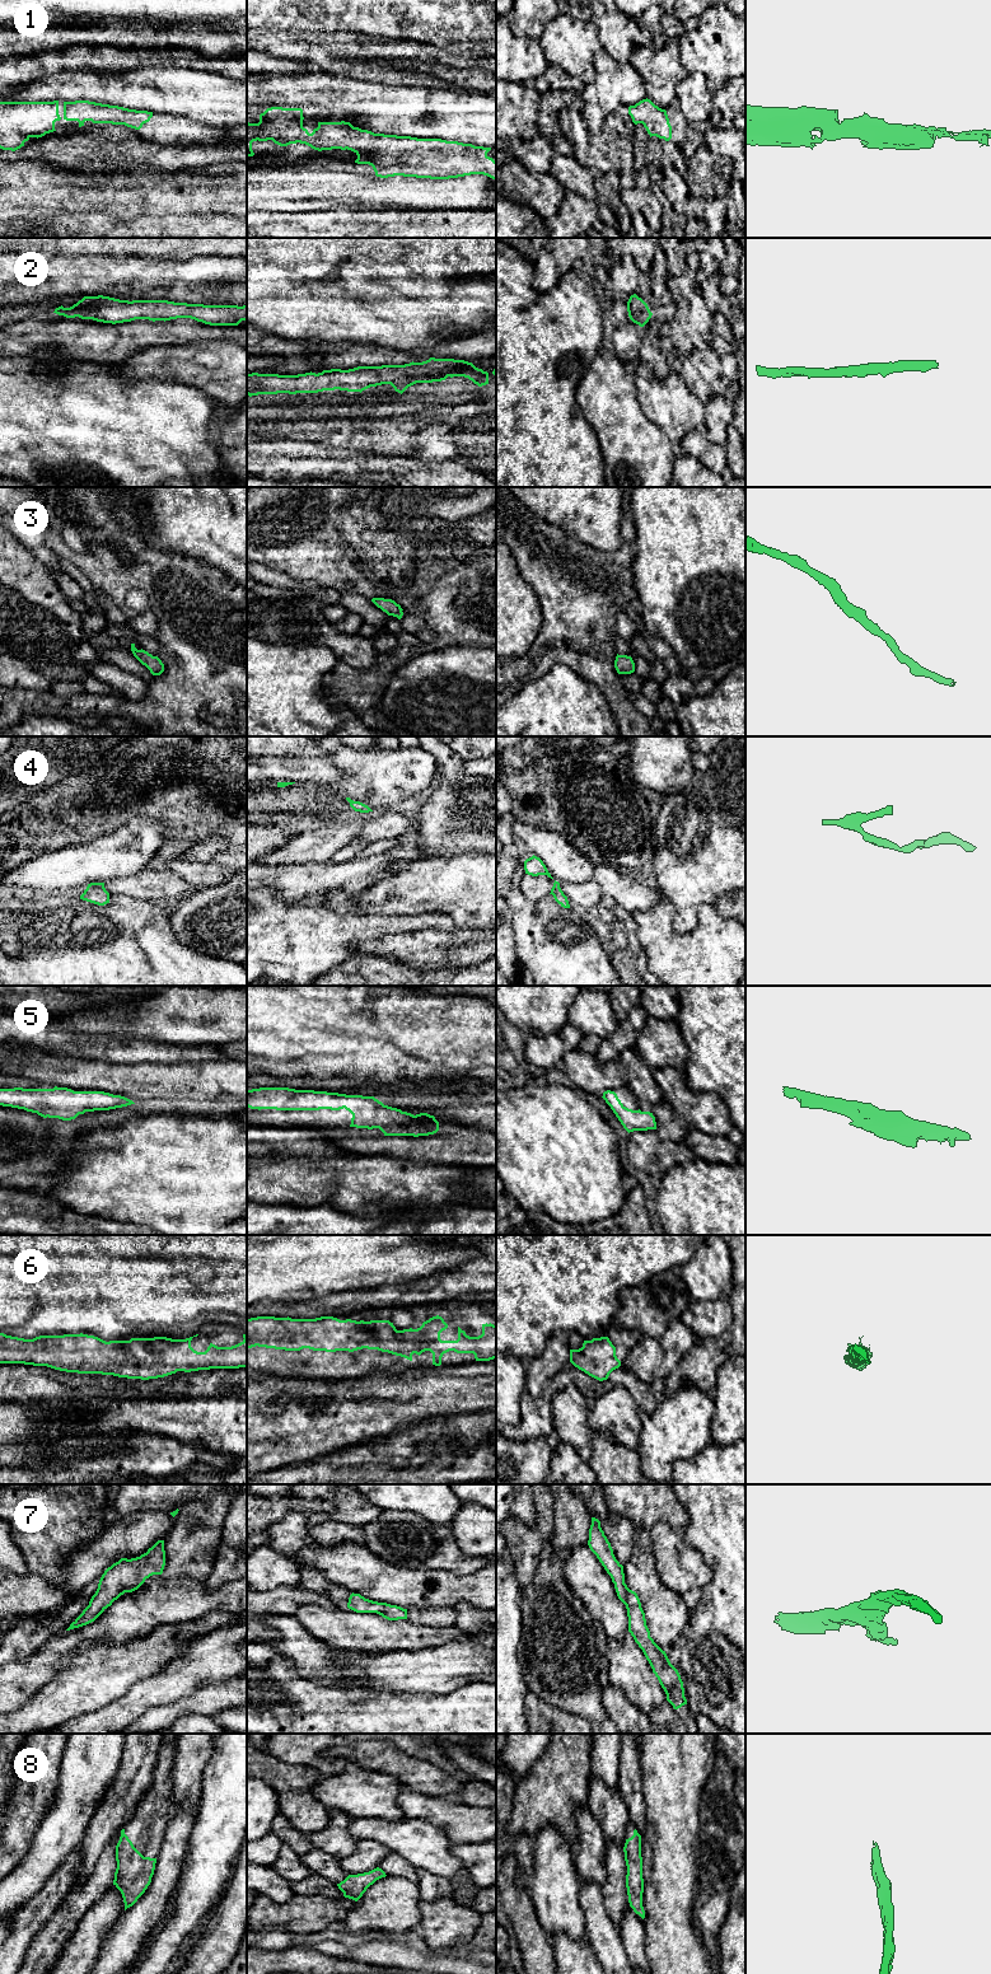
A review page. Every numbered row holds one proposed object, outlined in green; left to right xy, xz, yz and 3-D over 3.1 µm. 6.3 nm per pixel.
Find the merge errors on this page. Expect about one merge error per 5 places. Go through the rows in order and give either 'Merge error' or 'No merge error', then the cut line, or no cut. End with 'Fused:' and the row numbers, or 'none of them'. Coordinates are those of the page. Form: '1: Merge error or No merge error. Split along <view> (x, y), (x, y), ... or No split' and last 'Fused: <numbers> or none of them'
1: No merge error. No split
2: No merge error. No split
3: No merge error. No split
4: No merge error. No split
5: No merge error. No split
6: No merge error. No split
7: No merge error. No split
8: No merge error. No split
Fused: none of them

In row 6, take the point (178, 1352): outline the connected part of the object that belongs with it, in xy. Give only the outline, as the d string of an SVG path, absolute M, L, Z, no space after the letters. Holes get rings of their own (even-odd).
M0 1333L0 1363L24 1363L24 1365L33 1365L33 1366L47 1366L47 1367L51 1367L51 1369L55 1369L55 1370L60 1370L60 1371L66 1371L66 1372L78 1372L78 1374L102 1374L102 1375L113 1375L113 1376L118 1376L118 1377L127 1377L127 1379L141 1379L141 1380L149 1380L149 1379L158 1379L158 1377L164 1377L164 1376L168 1376L168 1375L172 1375L172 1374L176 1374L176 1372L177 1372L177 1371L184 1371L184 1372L191 1372L191 1371L198 1371L198 1370L210 1370L210 1369L239 1369L239 1367L247 1367L247 1334L243 1334L243 1338L244 1338L244 1339L243 1339L243 1341L242 1341L242 1342L240 1342L240 1343L238 1343L238 1344L235 1344L235 1346L232 1346L232 1347L218 1347L218 1346L215 1346L215 1344L212 1344L212 1343L210 1343L210 1346L209 1346L209 1347L207 1347L207 1349L206 1349L206 1351L205 1351L205 1352L197 1352L197 1351L195 1351L195 1349L193 1349L193 1348L192 1348L192 1347L191 1347L191 1341L192 1341L192 1338L193 1338L193 1337L190 1337L190 1338L186 1338L186 1339L172 1339L172 1338L167 1338L167 1337L154 1337L154 1338L131 1338L131 1339L130 1339L130 1341L109 1341L109 1342L106 1342L106 1341L103 1341L103 1339L100 1339L100 1338L98 1338L98 1337L94 1337L94 1336L88 1336L88 1334L83 1334L83 1333L80 1333L80 1334L64 1334L64 1336L39 1336L39 1337L36 1337L36 1338L33 1338L33 1339L24 1339L24 1338L18 1338L18 1337L11 1337L11 1336L6 1336L6 1334L4 1334L4 1333ZM196 1334L196 1336L193 1336L193 1337L197 1337L197 1336L198 1336L198 1334Z

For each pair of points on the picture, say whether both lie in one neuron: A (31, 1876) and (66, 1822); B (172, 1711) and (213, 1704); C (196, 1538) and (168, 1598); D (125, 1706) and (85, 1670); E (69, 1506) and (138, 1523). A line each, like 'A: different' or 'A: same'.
A: same
B: same
C: different
D: different
E: different

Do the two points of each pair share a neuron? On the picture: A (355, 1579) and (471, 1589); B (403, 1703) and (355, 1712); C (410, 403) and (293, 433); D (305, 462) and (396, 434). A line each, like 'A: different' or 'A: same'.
A: same
B: same
C: different
D: different

